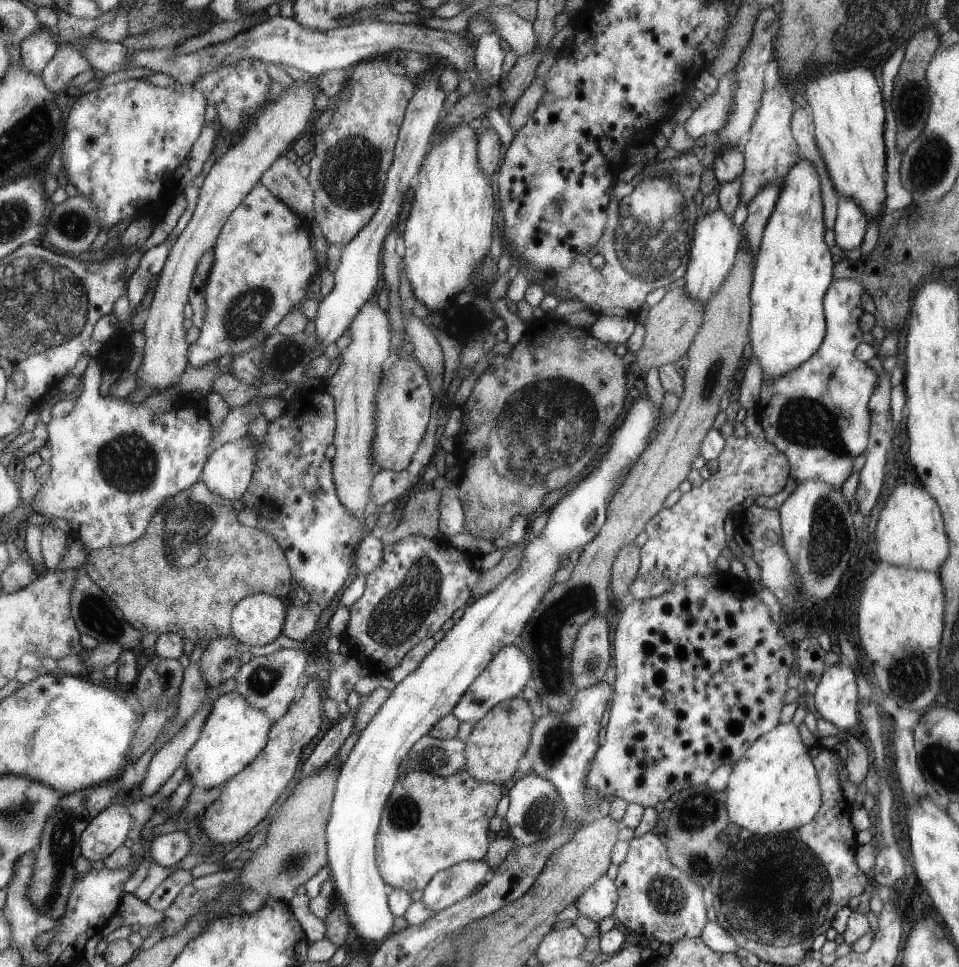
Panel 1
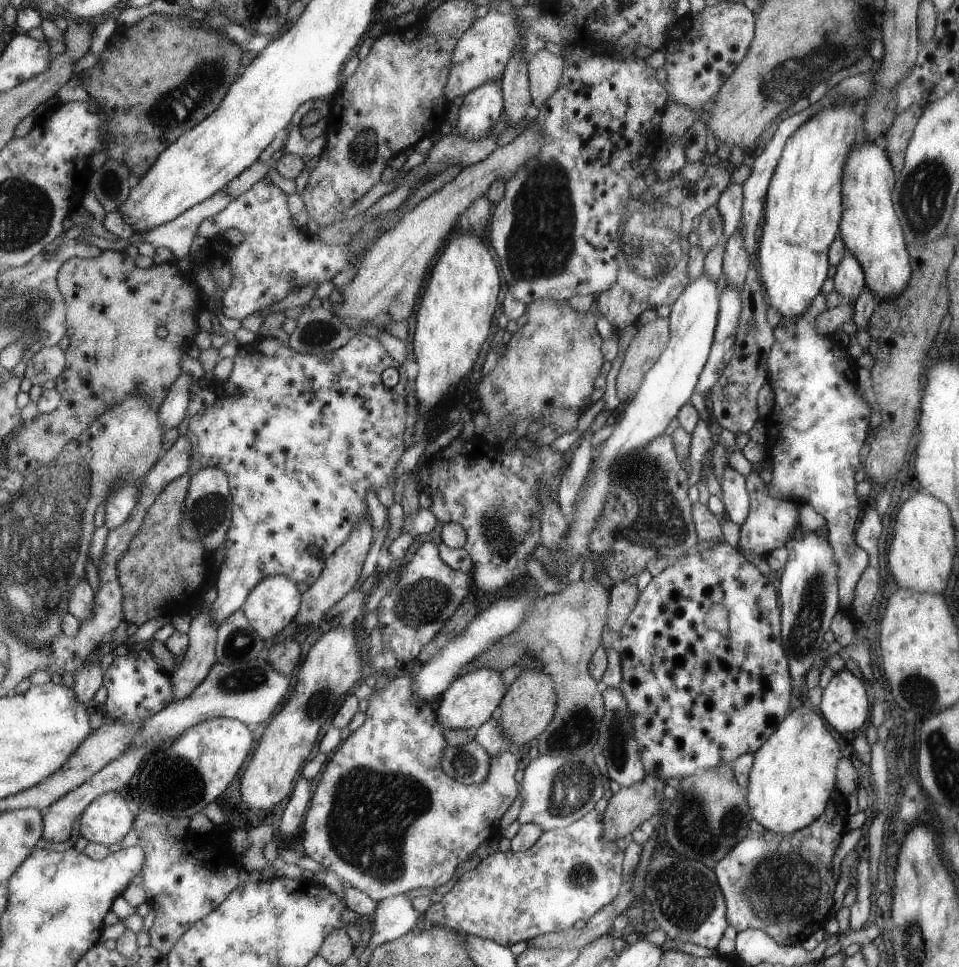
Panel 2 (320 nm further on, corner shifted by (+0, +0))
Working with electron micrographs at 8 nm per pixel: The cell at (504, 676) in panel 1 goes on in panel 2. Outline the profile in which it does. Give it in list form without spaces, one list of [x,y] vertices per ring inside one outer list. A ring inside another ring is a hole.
[[[480,668],[473,672],[461,675],[446,692],[443,692],[438,701],[434,714],[443,729],[466,729],[481,726],[489,717],[496,714],[499,701],[505,696],[505,686],[499,678],[499,672]]]

